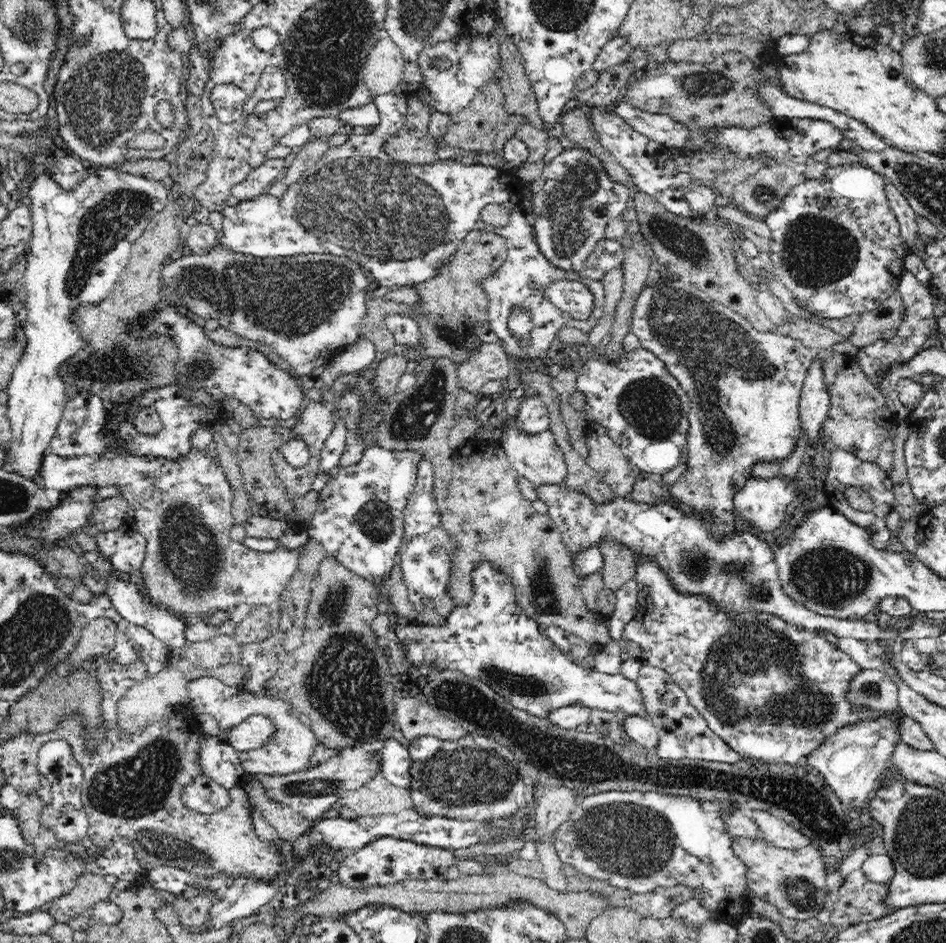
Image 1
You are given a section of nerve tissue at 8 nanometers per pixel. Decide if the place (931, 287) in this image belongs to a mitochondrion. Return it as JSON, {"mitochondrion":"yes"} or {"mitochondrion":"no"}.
{"mitochondrion":"no"}

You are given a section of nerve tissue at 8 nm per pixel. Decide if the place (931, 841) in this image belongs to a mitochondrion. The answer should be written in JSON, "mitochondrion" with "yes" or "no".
{"mitochondrion":"yes"}

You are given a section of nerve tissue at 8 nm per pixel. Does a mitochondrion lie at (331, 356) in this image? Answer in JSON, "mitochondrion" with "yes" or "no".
{"mitochondrion":"no"}

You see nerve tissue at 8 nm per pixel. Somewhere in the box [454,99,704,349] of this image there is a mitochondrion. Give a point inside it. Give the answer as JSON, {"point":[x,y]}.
{"point":[566,204]}

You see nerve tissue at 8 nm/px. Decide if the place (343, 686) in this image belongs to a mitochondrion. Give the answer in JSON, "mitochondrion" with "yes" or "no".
{"mitochondrion":"yes"}

